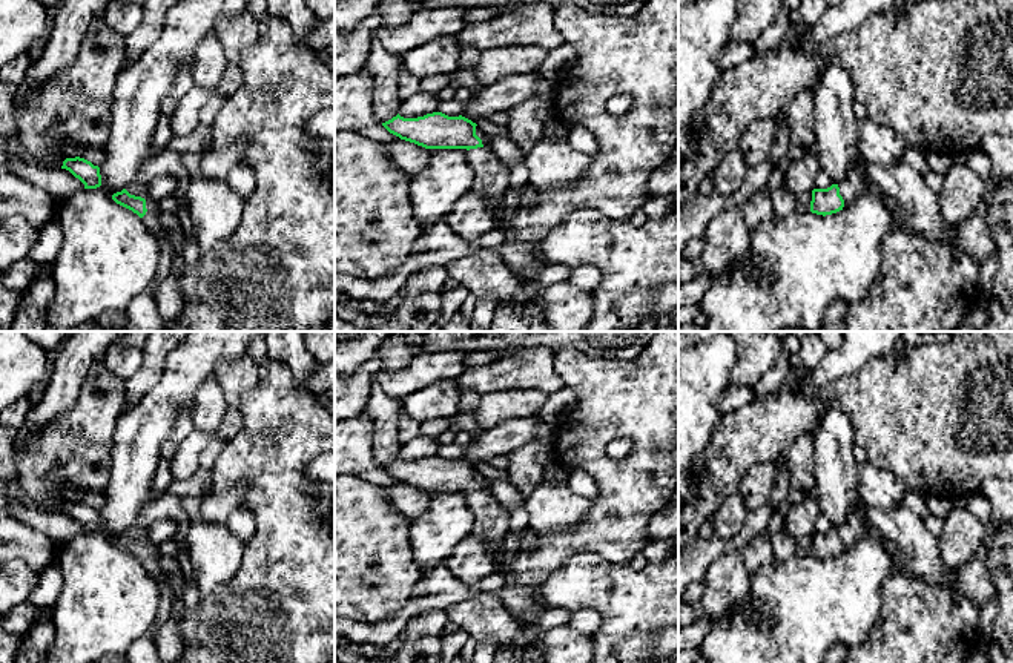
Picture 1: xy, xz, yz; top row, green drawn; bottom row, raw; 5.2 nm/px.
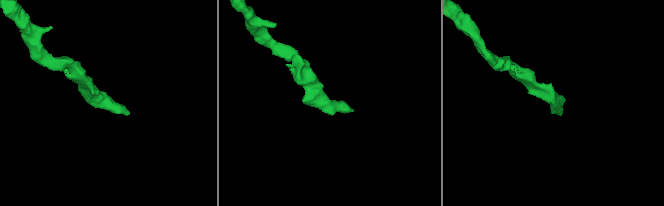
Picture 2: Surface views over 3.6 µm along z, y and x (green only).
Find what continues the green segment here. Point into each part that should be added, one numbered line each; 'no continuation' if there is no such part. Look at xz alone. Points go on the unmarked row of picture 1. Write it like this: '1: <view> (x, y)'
1: xz (491, 519)

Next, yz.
1: yz (855, 527)

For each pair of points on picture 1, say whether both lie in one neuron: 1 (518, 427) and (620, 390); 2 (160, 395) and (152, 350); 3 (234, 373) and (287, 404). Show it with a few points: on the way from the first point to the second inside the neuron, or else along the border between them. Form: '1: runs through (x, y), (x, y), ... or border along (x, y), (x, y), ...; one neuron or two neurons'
1: border along (557, 427), (551, 447); two neurons
2: border along (175, 349), (166, 358), (160, 381), (134, 407); two neurons
3: border along (258, 366), (258, 382), (240, 396); two neurons

